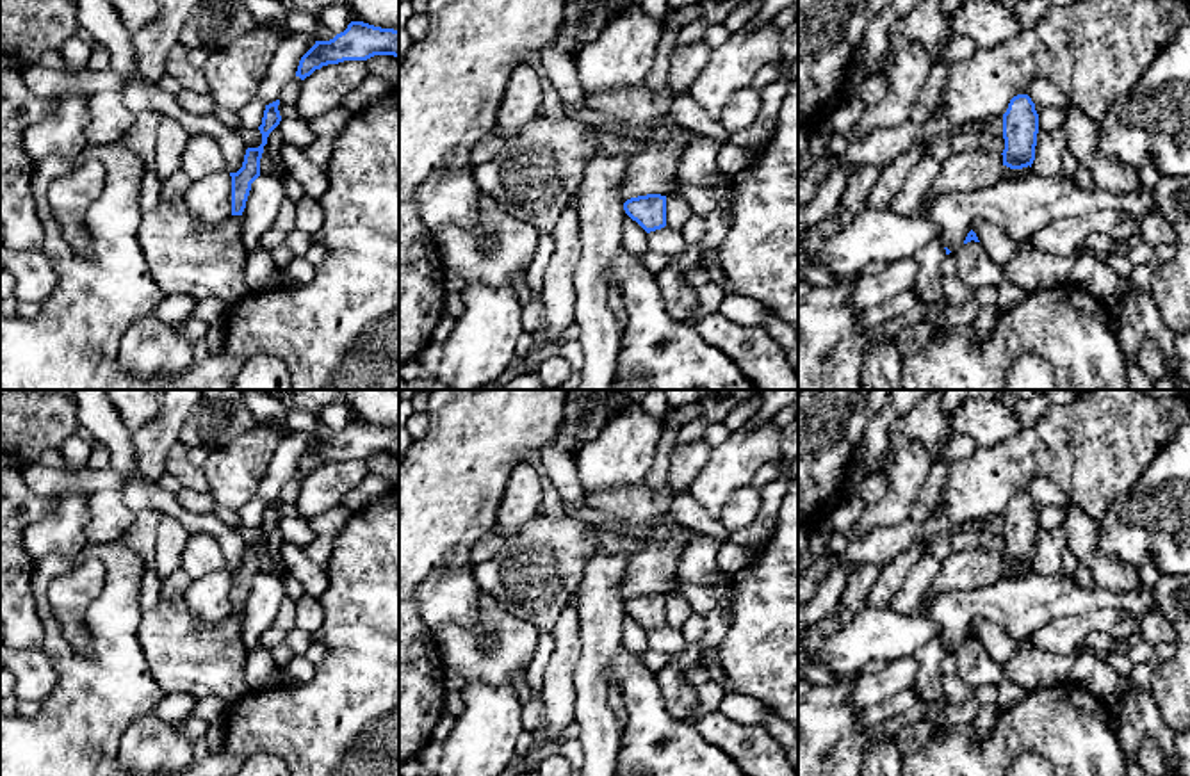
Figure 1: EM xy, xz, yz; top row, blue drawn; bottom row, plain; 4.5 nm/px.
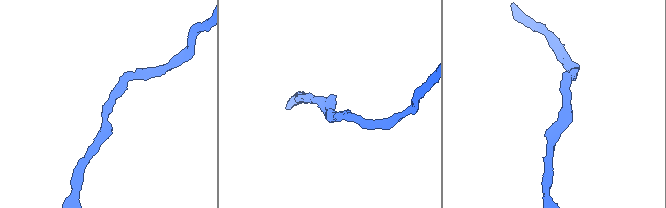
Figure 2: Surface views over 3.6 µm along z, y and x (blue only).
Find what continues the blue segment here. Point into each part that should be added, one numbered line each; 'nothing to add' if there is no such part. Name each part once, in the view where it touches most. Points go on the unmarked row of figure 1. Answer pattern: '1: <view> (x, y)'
nothing to add

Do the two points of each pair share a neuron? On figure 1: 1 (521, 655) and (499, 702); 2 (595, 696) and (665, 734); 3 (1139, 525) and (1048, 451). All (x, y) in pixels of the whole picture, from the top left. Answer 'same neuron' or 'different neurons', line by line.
1: different neurons
2: different neurons
3: different neurons

